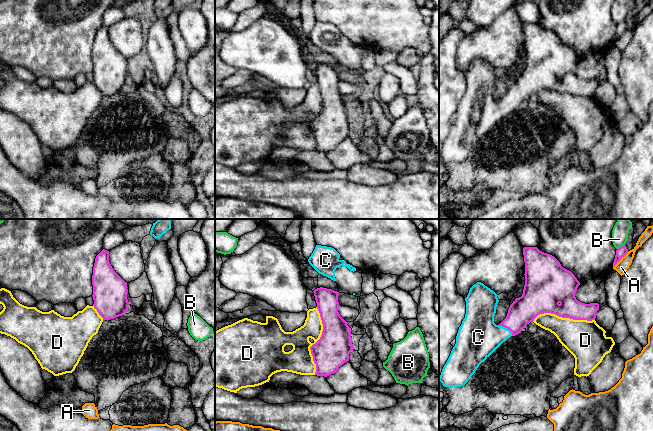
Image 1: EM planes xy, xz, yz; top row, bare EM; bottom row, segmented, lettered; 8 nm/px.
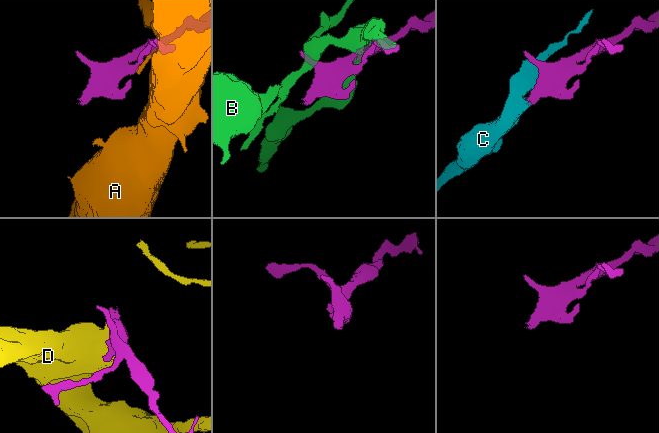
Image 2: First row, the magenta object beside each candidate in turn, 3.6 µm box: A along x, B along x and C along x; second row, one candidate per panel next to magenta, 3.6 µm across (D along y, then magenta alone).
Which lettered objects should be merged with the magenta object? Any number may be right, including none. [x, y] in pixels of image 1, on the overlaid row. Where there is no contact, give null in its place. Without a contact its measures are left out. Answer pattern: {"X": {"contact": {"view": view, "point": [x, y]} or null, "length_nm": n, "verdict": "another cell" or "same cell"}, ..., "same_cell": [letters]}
{"A": {"contact": {"view": "yz", "point": [620, 259]}, "length_nm": 190, "verdict": "another cell"}, "B": {"contact": {"view": "yz", "point": [621, 246]}, "length_nm": 80, "verdict": "another cell"}, "C": {"contact": {"view": "yz", "point": [506, 327]}, "length_nm": 150, "verdict": "same cell"}, "D": {"contact": {"view": "xz", "point": [317, 341]}, "length_nm": 550, "verdict": "another cell"}, "same_cell": ["C"]}

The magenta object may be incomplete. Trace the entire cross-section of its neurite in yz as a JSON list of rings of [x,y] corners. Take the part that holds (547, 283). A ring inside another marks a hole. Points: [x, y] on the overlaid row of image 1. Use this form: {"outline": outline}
{"outline": [[[537,247],[523,248],[525,262],[525,285],[521,297],[516,298],[508,309],[506,318],[499,324],[494,323],[497,294],[481,282],[474,284],[465,298],[466,314],[459,327],[456,344],[444,365],[439,381],[444,387],[461,387],[503,342],[519,334],[530,322],[544,313],[555,314],[562,318],[592,321],[599,310],[598,303],[585,304],[575,297],[580,282],[575,275],[563,268],[552,255]]]}

